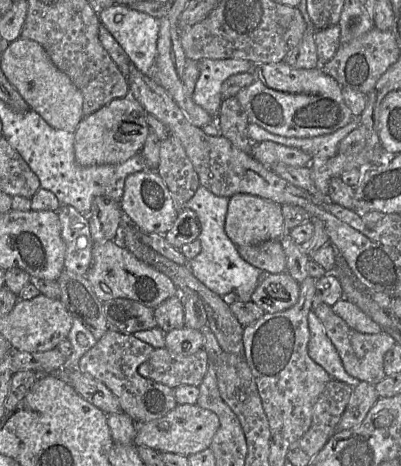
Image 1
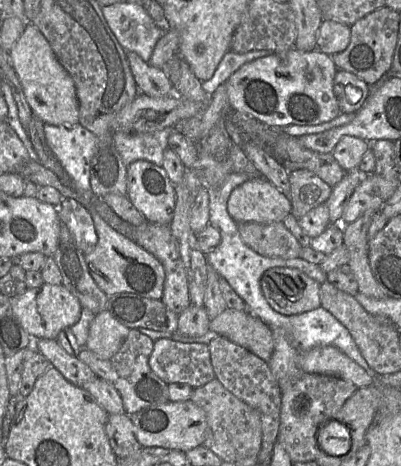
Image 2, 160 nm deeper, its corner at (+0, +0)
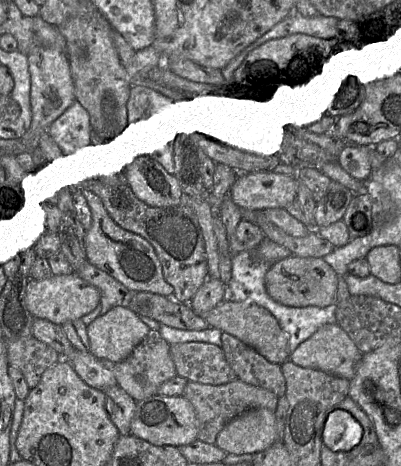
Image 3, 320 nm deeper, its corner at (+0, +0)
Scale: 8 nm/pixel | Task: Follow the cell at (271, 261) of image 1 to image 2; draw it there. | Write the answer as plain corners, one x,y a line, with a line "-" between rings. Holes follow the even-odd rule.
249,221
237,224
243,242
258,254
285,259
299,257
302,246
283,221
270,223

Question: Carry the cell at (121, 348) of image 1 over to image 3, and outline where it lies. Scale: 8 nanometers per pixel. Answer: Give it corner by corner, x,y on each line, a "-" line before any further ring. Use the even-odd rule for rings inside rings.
150,329
144,339
124,360
114,362
100,359
103,365
116,377
117,384
135,401
140,401
157,393
159,386
176,376
174,362
170,355
170,344
157,330

